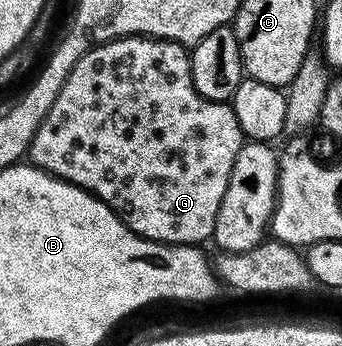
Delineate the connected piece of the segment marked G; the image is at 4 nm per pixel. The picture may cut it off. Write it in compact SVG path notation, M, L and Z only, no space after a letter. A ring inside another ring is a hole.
M117 37L114 41L89 49L68 75L64 87L60 87L60 95L56 95L56 103L52 103L48 115L44 115L44 123L40 123L30 144L29 160L44 172L86 189L93 197L101 199L133 233L144 239L160 241L164 245L197 246L202 243L198 241L209 242L214 235L216 215L220 215L220 203L224 203L224 191L228 191L228 179L232 179L232 166L236 164L236 155L240 155L244 136L240 123L236 123L233 104L209 101L200 95L200 91L196 91L190 63L191 54L187 46L175 41L164 41L160 37Z

